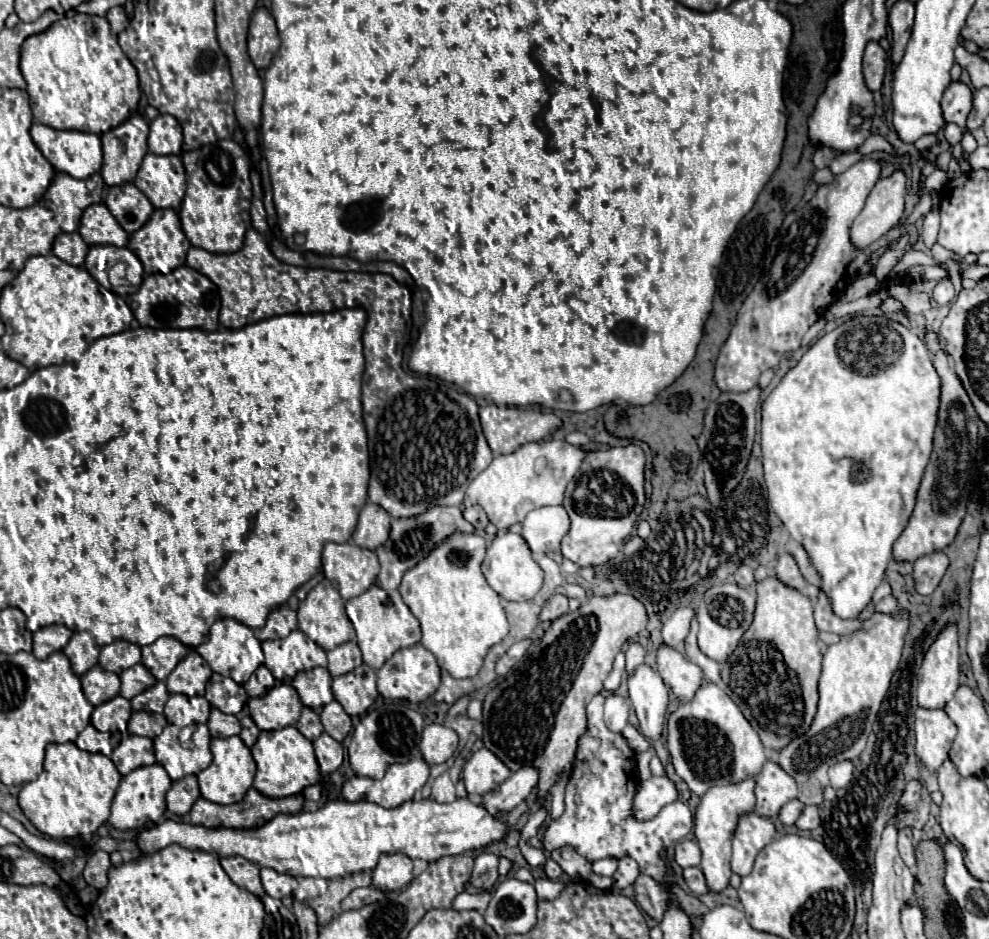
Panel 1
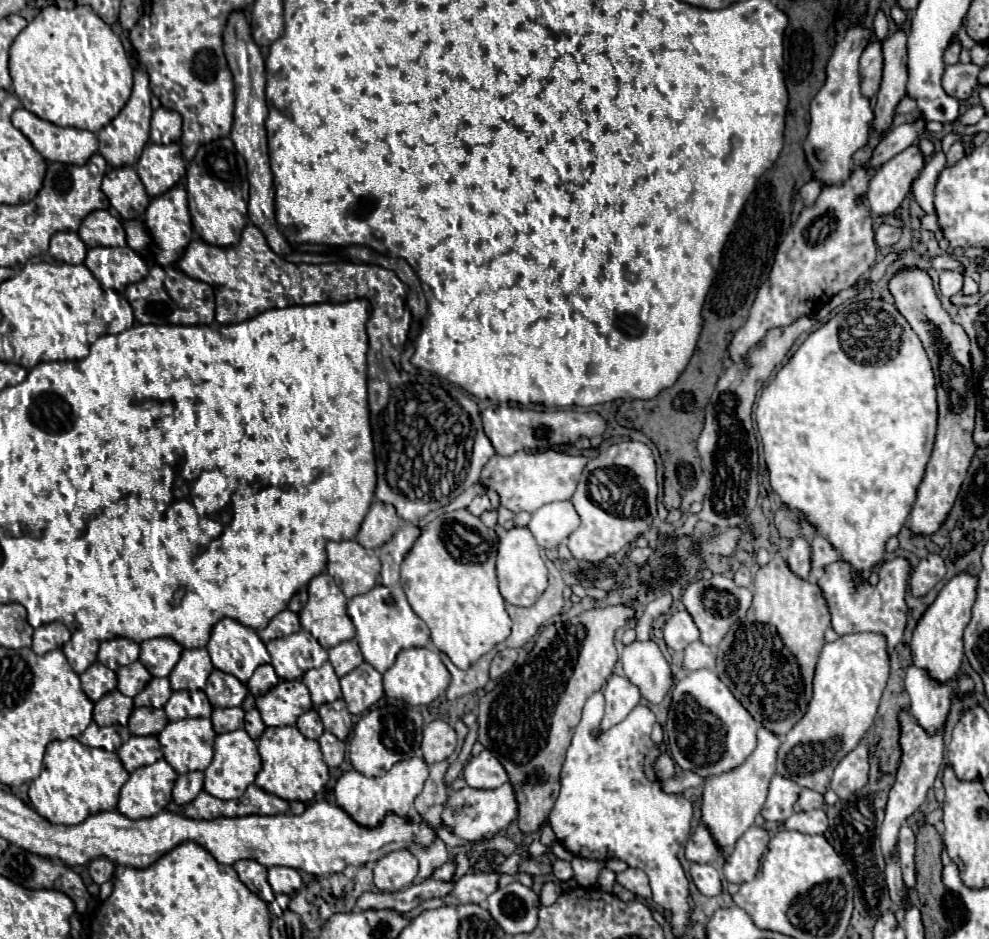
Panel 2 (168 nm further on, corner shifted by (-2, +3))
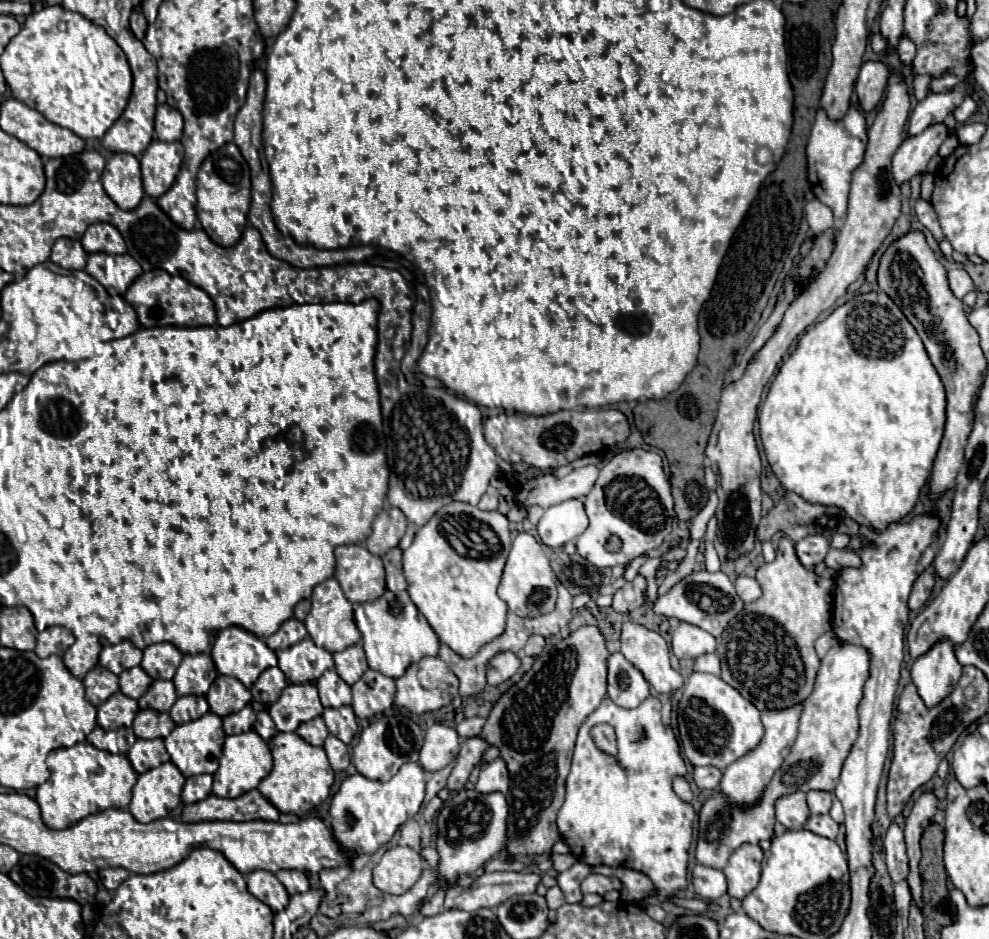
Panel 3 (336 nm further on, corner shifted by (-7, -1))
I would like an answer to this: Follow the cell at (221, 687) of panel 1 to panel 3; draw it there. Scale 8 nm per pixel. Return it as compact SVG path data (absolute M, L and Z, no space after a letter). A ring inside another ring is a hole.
M221 674L207 692L207 702L211 712L221 718L239 712L243 706L249 704L249 700L251 700L251 692L237 678L221 676Z

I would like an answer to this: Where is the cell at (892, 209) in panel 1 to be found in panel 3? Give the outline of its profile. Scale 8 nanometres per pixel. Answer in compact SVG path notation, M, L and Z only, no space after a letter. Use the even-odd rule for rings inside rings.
M943 124L929 126L925 132L905 138L893 156L893 178L897 186L909 182L917 174L927 172L927 162L937 154L949 130Z

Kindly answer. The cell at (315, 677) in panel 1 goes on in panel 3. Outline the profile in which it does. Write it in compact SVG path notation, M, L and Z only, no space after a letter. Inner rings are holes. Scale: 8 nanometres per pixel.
M335 670L323 672L323 676L317 680L317 690L323 706L339 708L345 704L351 704L351 688L337 676Z

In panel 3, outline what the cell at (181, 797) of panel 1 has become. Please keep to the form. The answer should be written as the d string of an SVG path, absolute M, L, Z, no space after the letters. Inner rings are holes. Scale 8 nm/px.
M199 774L199 776L187 778L187 782L183 786L181 800L185 804L193 804L193 802L199 802L199 800L207 798L211 794L211 782L213 782L211 774Z

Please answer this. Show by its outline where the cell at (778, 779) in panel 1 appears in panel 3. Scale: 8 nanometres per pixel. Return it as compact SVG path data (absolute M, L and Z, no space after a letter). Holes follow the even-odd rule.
M805 792L787 794L775 802L775 818L789 830L801 828L805 824L807 816L809 816L809 808L805 802Z

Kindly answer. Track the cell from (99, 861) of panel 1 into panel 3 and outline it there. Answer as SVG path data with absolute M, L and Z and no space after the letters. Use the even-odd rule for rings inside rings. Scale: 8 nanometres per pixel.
M103 868L103 870L99 870L99 878L101 878L101 882L103 882L103 886L107 888L107 890L115 890L115 888L119 888L119 884L123 882L123 880L127 880L131 876L131 872L129 870L125 870L125 868Z

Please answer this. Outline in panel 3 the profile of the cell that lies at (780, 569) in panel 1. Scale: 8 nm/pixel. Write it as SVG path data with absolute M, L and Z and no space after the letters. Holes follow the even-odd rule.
M807 536L795 544L795 552L799 562L813 570L819 562L825 560L825 554L829 552L829 540L825 540L825 536Z

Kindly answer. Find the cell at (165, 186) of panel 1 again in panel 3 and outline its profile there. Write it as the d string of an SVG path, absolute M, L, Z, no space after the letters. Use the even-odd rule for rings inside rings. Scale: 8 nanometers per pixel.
M153 140L141 156L141 174L145 194L151 198L163 196L175 182L183 162L183 146L179 142Z

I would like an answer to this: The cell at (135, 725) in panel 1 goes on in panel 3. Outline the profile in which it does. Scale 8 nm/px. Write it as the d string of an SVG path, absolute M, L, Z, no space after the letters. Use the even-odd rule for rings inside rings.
M139 710L133 720L135 736L137 738L159 738L157 718L159 718L157 710Z

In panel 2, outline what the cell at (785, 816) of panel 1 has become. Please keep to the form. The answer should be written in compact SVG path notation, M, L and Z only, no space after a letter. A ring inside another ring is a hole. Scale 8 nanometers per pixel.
M804 788L804 790L800 792L800 798L798 798L798 802L796 802L794 810L796 810L796 812L800 812L800 810L808 812L808 810L822 808L822 806L824 806L824 798L822 798L822 794L818 794L818 792L814 792L814 790Z

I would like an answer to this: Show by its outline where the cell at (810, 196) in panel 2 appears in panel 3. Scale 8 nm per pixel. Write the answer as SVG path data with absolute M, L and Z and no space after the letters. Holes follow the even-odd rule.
M817 198L809 200L805 204L805 218L811 226L811 230L817 234L817 232L823 232L827 228L833 226L833 212L829 206L825 206L823 202L819 202Z

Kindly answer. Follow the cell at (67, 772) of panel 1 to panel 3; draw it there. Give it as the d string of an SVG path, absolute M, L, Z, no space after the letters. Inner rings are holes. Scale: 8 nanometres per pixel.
M79 742L79 744L71 746L71 748L53 750L47 756L47 766L49 766L51 776L49 776L47 782L37 786L37 802L41 806L43 822L53 830L65 830L65 828L77 824L79 820L83 820L85 816L97 814L97 812L107 810L107 808L125 808L131 802L131 788L137 782L137 772L129 764L127 756L97 750L89 742Z

